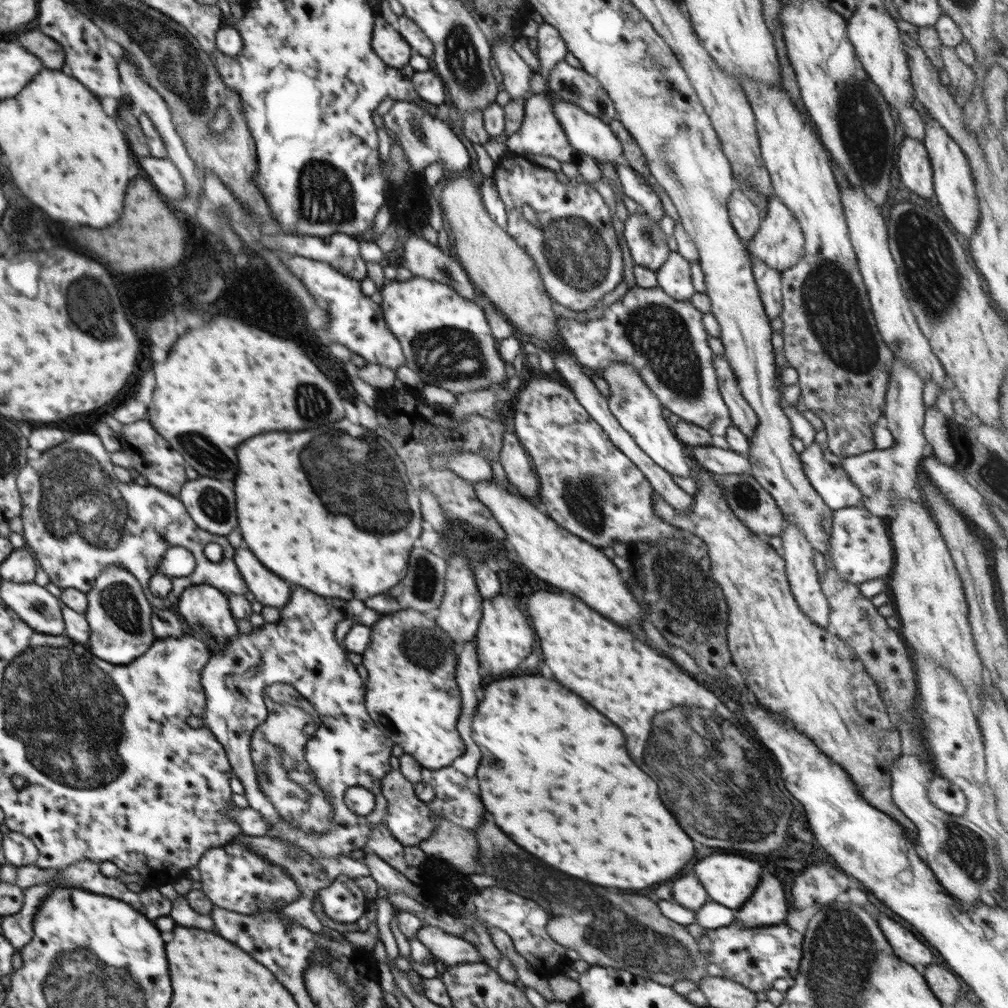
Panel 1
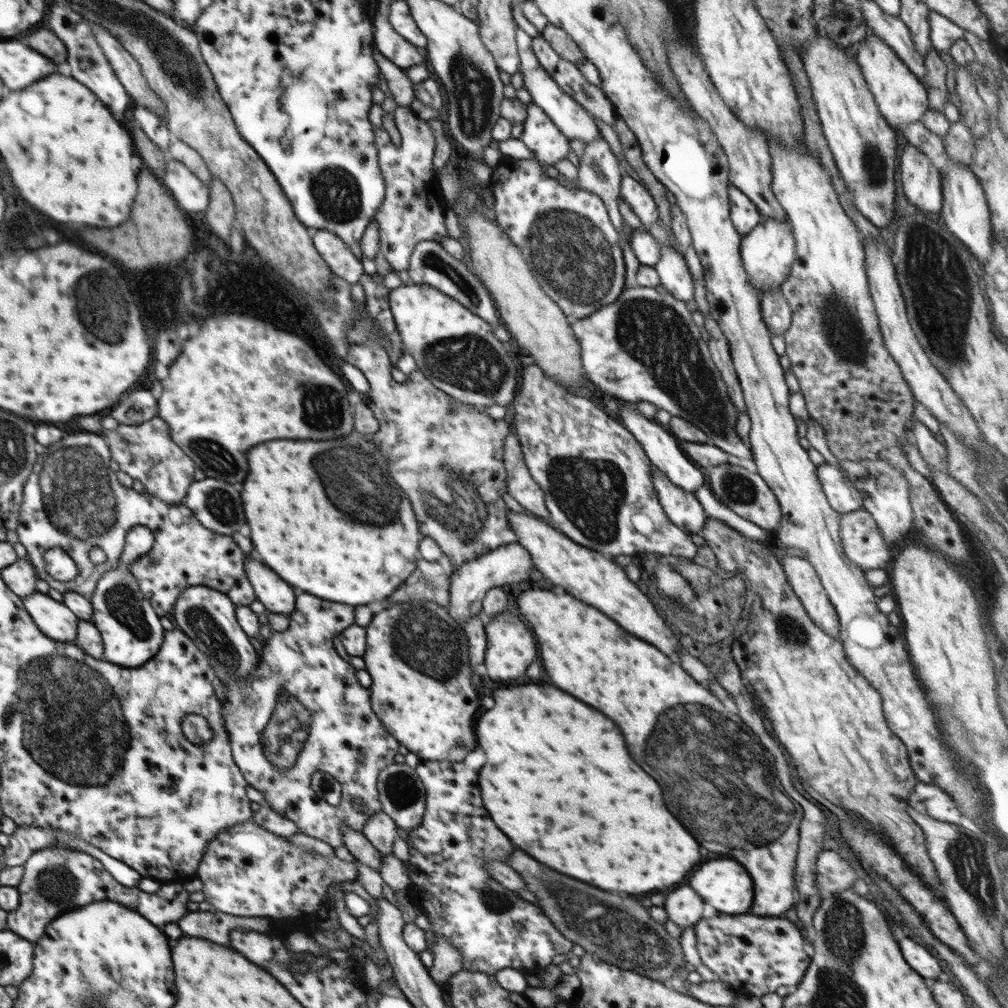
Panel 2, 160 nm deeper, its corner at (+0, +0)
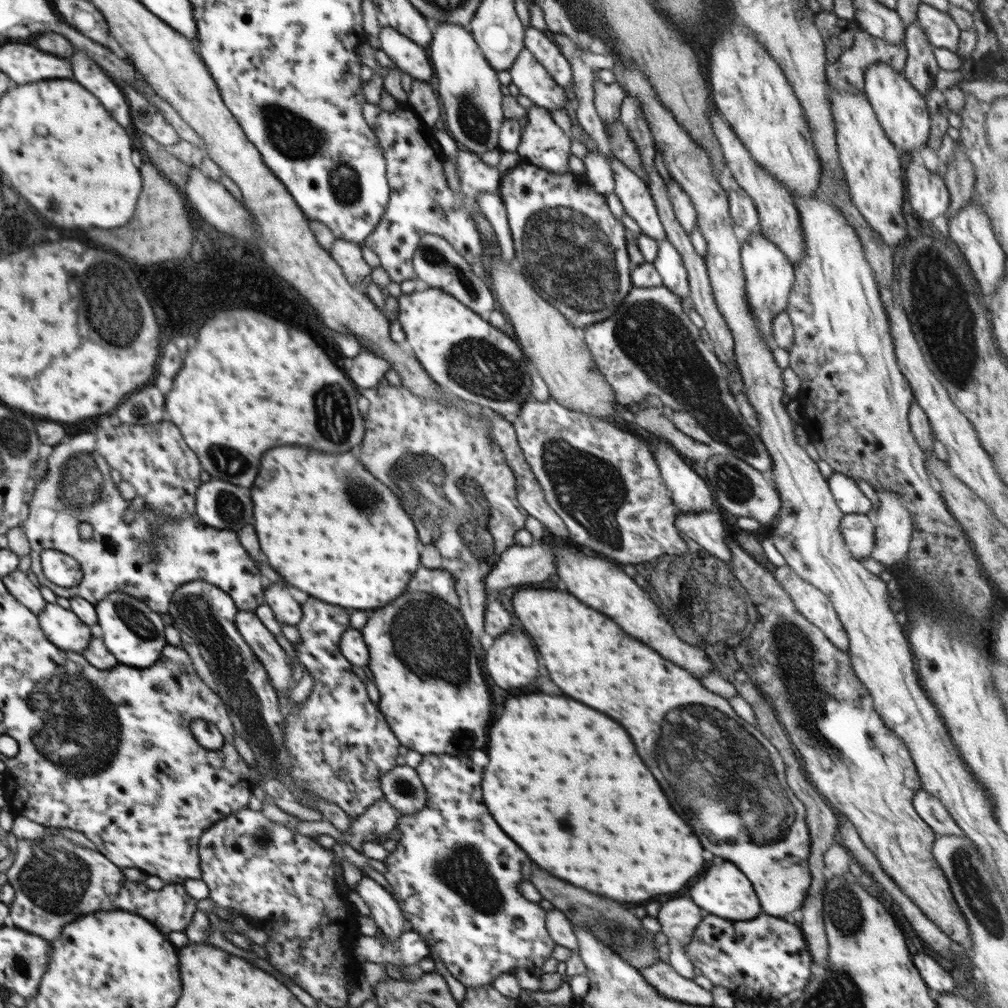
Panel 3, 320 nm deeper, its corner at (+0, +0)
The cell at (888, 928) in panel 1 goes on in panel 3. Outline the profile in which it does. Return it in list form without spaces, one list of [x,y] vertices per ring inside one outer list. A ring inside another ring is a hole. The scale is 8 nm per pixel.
[[[932,953],[916,954],[914,956],[914,967],[928,985],[928,988],[936,990],[937,993],[952,993],[955,987],[955,979],[952,970]]]

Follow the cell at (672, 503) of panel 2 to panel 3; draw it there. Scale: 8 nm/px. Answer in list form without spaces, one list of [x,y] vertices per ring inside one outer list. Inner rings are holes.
[[[700,511],[700,513],[676,514],[675,527],[690,543],[704,547],[707,552],[723,560],[730,566],[731,550],[725,541],[726,524],[722,523],[720,513]]]

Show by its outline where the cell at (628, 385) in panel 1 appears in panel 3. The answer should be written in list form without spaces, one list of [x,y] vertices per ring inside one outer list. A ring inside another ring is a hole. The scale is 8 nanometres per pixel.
[[[660,439],[654,444],[654,448],[655,462],[678,512],[700,513],[717,510],[718,506],[715,506],[708,484],[685,464],[670,443]]]

